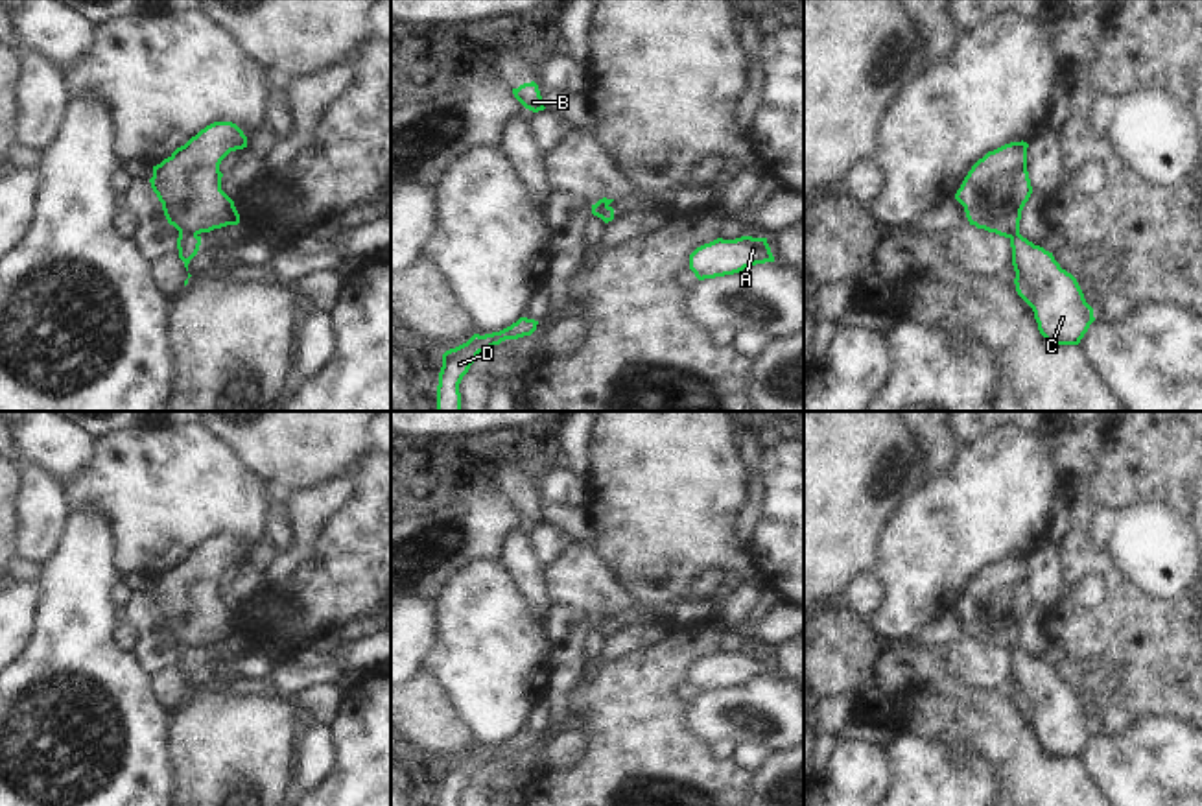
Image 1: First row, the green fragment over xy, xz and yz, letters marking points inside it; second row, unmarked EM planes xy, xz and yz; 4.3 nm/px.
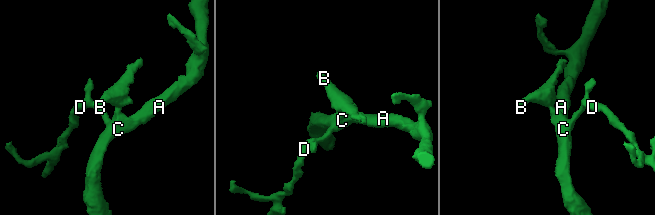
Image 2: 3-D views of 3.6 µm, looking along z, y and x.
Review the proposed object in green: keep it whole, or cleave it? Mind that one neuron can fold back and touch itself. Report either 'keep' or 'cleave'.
cleave

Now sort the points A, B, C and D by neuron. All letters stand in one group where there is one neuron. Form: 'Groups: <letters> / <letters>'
Groups: A C D / B.

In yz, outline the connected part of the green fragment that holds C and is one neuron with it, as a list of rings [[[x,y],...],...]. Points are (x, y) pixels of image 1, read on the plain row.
[[[1019,646],[1010,660],[1016,705],[1032,721],[1040,747],[1055,758],[1078,758],[1095,730],[1077,692]]]

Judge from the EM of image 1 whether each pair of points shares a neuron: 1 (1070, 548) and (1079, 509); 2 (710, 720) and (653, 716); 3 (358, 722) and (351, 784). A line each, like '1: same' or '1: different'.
1: same
2: different
3: same

